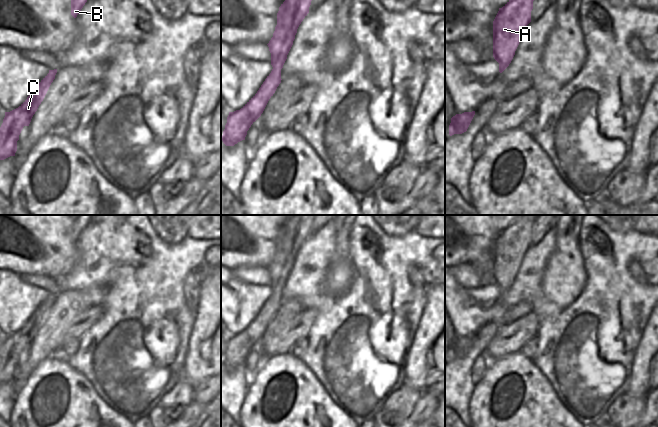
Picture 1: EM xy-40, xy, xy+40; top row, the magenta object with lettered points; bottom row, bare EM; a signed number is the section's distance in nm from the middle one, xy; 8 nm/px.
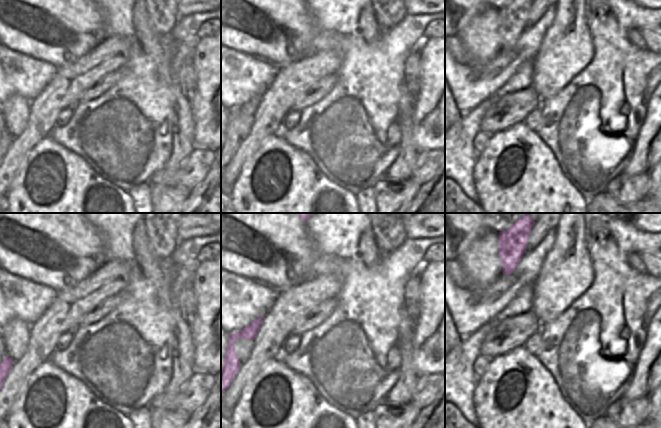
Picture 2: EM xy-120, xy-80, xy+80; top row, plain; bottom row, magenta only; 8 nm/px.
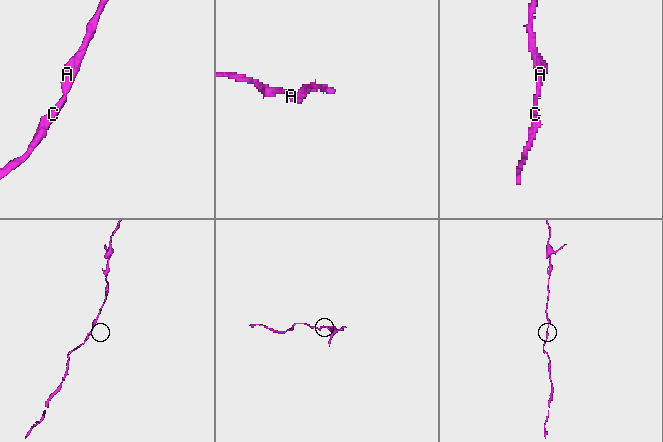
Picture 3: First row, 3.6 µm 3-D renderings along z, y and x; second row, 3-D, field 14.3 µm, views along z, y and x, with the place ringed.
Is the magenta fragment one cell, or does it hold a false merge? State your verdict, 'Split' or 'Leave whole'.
Leave whole.

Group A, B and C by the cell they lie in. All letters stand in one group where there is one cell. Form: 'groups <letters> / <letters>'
groups A B C

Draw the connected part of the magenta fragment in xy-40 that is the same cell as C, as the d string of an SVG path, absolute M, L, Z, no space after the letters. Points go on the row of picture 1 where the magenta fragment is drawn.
M57 69L49 70L49 73L35 86L18 108L5 112L0 127L0 160L15 156L19 135L24 126L29 126L33 115L55 79L56 73Z

